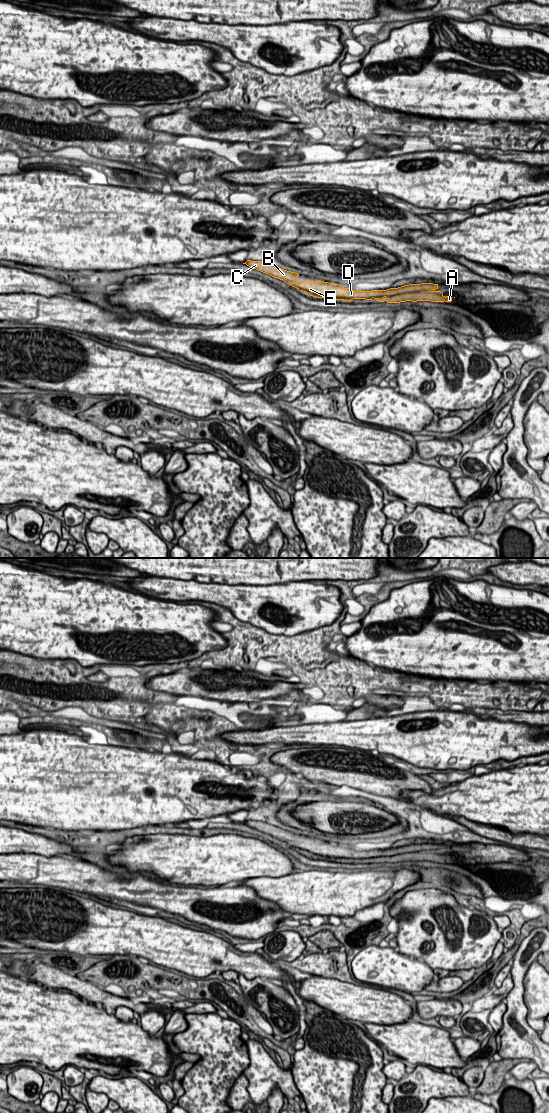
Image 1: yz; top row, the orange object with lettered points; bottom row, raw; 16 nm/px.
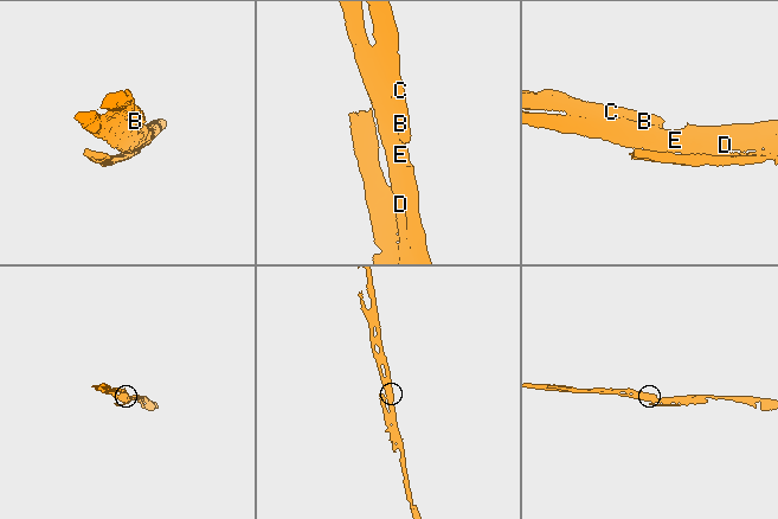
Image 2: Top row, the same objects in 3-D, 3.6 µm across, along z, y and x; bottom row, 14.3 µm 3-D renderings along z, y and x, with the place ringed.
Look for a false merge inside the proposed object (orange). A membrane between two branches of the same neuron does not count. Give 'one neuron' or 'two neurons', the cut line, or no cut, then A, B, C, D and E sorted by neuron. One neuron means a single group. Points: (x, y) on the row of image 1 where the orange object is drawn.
two neurons; cut yz (429, 289), (396, 293), (386, 297); groups A / B C D E

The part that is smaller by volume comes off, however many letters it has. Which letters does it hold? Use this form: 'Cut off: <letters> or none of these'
Cut off: A

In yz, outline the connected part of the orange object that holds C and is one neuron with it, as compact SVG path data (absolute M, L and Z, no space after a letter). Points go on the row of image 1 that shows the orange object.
M247 260L245 263L247 266L254 268L263 273L269 274L274 278L283 280L287 284L305 292L306 294L330 300L343 300L351 301L353 299L366 299L372 300L379 299L380 297L388 297L402 293L412 293L421 290L436 290L438 284L433 283L421 283L421 284L409 284L398 288L390 288L387 290L371 290L371 291L355 291L349 288L343 288L339 284L331 284L324 281L295 281L294 279L299 276L298 273L284 270L280 267L262 262Z

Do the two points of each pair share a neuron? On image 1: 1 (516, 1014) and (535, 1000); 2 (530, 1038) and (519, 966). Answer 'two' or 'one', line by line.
1: two
2: one

